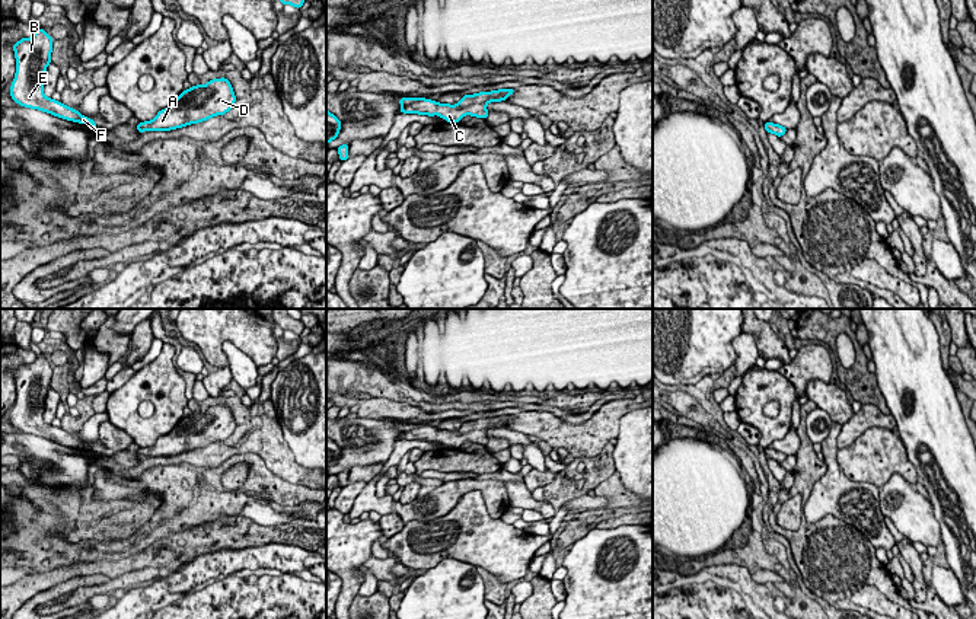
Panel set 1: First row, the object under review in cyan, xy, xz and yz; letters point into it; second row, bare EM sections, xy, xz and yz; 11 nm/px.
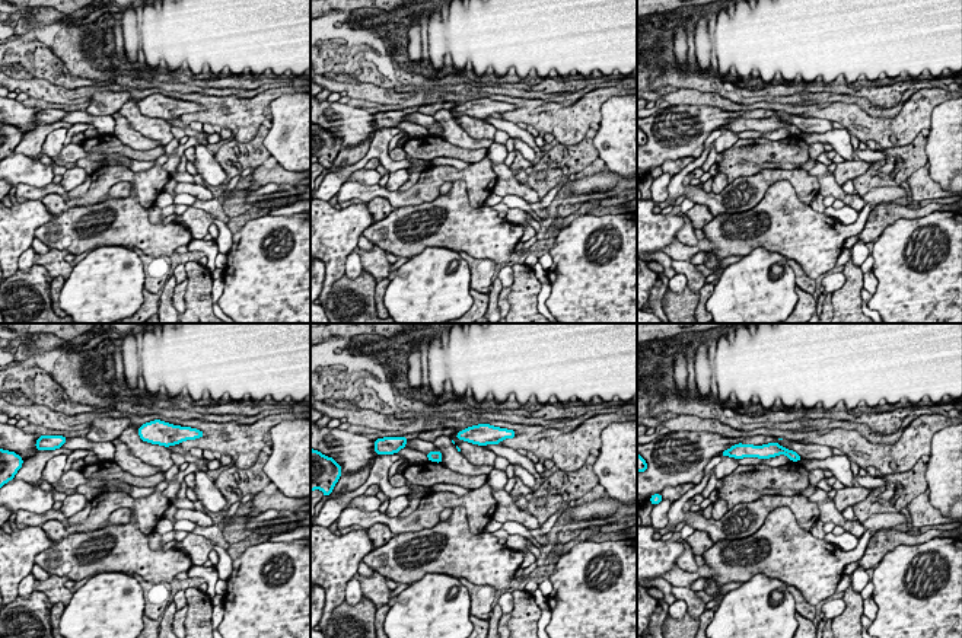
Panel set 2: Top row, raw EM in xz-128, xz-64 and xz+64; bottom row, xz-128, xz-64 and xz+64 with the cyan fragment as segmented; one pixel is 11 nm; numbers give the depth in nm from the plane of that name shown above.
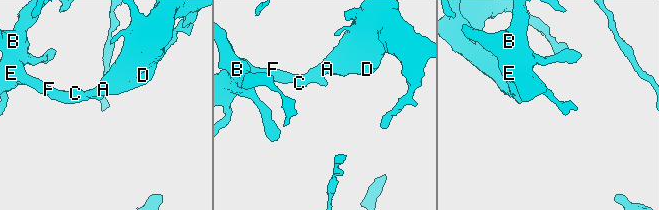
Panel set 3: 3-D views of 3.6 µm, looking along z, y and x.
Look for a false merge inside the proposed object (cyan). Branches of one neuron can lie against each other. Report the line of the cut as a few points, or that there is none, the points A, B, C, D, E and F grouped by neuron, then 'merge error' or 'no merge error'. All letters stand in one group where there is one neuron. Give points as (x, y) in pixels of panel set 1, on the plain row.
cut none; groups A B C D E F; no merge error

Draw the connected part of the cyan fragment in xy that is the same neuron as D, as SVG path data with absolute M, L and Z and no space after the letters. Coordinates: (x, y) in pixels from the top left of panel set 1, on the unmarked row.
M226 403L213 405L204 412L184 417L175 428L157 438L156 444L137 450L137 457L169 457L198 450L216 441L224 441L236 428L230 408Z

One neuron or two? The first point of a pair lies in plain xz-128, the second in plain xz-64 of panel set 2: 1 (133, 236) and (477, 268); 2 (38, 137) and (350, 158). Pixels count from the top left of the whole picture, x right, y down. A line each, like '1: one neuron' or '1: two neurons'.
1: two neurons
2: one neuron

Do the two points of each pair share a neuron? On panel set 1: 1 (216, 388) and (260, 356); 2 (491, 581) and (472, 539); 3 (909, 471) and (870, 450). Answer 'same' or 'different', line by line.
1: different
2: different
3: same

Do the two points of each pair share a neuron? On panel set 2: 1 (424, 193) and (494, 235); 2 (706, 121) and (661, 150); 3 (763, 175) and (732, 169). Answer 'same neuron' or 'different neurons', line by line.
1: different neurons
2: same neuron
3: different neurons

